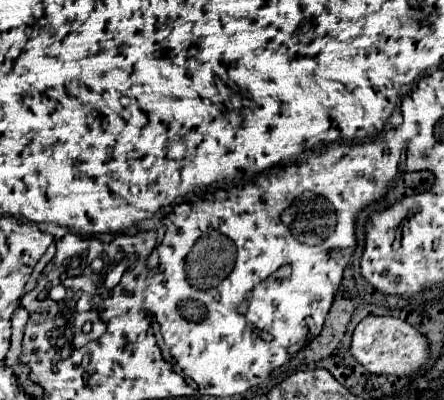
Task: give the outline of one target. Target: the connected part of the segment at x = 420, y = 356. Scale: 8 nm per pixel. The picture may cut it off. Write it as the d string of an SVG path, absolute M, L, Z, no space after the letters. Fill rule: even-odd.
M366 317L352 335L352 355L378 375L414 375L428 361L428 341L410 323L396 317Z

